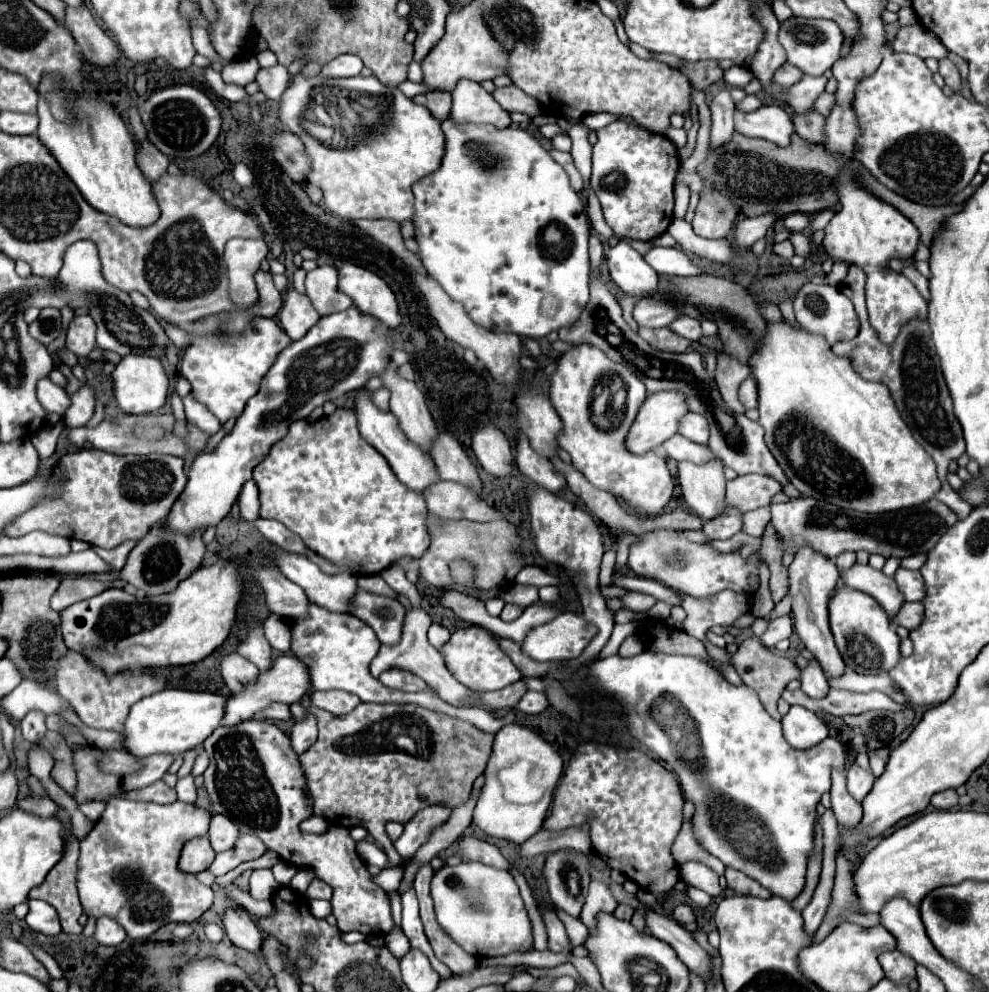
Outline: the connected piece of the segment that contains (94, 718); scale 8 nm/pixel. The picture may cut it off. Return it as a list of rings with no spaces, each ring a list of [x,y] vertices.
[[[68,650],[58,660],[54,680],[56,680],[58,694],[74,706],[78,718],[86,726],[98,728],[98,730],[124,732],[124,720],[130,712],[130,706],[134,702],[138,702],[140,698],[156,694],[168,686],[168,680],[164,676],[140,672],[140,674],[132,674],[130,680],[126,680],[126,674],[128,672],[118,672],[114,676],[108,676],[100,666],[94,666],[84,654],[80,654],[76,650]]]

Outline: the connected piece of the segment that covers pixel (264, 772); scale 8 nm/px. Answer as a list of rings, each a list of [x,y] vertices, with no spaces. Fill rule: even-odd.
[[[246,720],[236,726],[220,726],[218,730],[212,732],[210,738],[206,738],[204,750],[210,756],[210,766],[204,772],[204,786],[208,790],[212,810],[234,820],[234,824],[242,834],[258,836],[266,844],[266,848],[274,850],[284,862],[298,868],[306,866],[314,870],[314,874],[320,880],[328,882],[334,888],[332,910],[338,920],[338,928],[342,932],[358,930],[362,934],[388,934],[394,928],[390,900],[386,898],[386,892],[372,882],[366,864],[356,854],[356,842],[349,835],[349,830],[342,826],[330,826],[323,834],[310,834],[300,830],[300,824],[306,818],[310,818],[314,812],[308,792],[304,790],[306,776],[300,766],[298,754],[292,750],[290,738],[282,730],[264,720]]]

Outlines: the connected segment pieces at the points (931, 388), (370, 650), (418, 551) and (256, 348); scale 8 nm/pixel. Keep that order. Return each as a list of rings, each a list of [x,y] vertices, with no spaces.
[[[850,266],[848,276],[840,284],[842,294],[848,296],[852,300],[854,308],[858,310],[858,318],[862,324],[860,324],[860,334],[854,340],[834,344],[832,352],[842,358],[850,358],[854,370],[864,380],[880,382],[880,384],[888,386],[890,394],[892,394],[902,418],[910,426],[914,438],[932,456],[932,460],[938,466],[938,478],[942,482],[942,488],[940,488],[940,492],[936,492],[936,498],[940,502],[944,502],[946,506],[950,506],[958,514],[958,518],[964,518],[972,512],[972,506],[962,502],[960,496],[950,488],[946,474],[948,474],[950,460],[956,460],[966,450],[966,446],[964,446],[964,438],[962,438],[962,426],[960,426],[958,418],[954,416],[952,398],[944,384],[936,348],[930,338],[930,326],[926,320],[910,322],[902,328],[902,334],[896,338],[894,344],[882,346],[882,342],[878,342],[878,336],[874,334],[872,326],[868,324],[868,312],[866,312],[866,300],[864,300],[864,284],[866,284],[864,278],[866,278],[866,274],[862,274],[862,270],[858,270],[858,266]]]
[[[310,604],[310,618],[298,618],[292,624],[292,652],[310,664],[314,690],[338,688],[338,690],[346,690],[346,692],[356,694],[362,702],[416,704],[416,706],[422,706],[422,708],[428,708],[434,712],[442,712],[442,714],[466,720],[466,722],[474,724],[476,728],[480,728],[484,732],[492,732],[492,734],[496,734],[504,724],[514,720],[514,714],[494,718],[494,716],[486,714],[486,710],[478,710],[478,708],[458,710],[458,708],[446,704],[442,698],[438,698],[430,690],[406,694],[406,692],[382,686],[380,680],[372,678],[368,672],[368,664],[378,654],[378,648],[380,648],[380,642],[378,642],[376,634],[362,620],[358,620],[356,616],[350,616],[350,614],[334,614],[334,612],[320,608],[316,604]]]
[[[338,408],[332,416],[322,416],[316,422],[292,422],[286,438],[276,442],[268,458],[254,468],[254,480],[260,488],[260,518],[274,518],[286,524],[308,548],[336,566],[350,568],[356,576],[380,574],[402,556],[420,558],[430,546],[424,496],[408,490],[396,478],[388,460],[360,436],[352,410]]]
[[[258,318],[240,338],[192,338],[192,346],[182,354],[180,374],[190,380],[196,398],[202,400],[202,404],[206,404],[208,410],[214,412],[224,424],[230,418],[242,414],[246,402],[258,392],[262,378],[276,362],[276,356],[290,342],[292,340],[288,334],[282,332],[282,328],[272,318]]]

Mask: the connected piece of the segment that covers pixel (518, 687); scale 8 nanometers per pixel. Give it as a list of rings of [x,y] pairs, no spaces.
[[[518,680],[502,690],[496,690],[496,692],[486,692],[486,694],[474,694],[474,698],[482,698],[482,702],[490,702],[490,706],[498,706],[500,708],[514,708],[520,698],[526,694],[526,682],[524,680]]]

